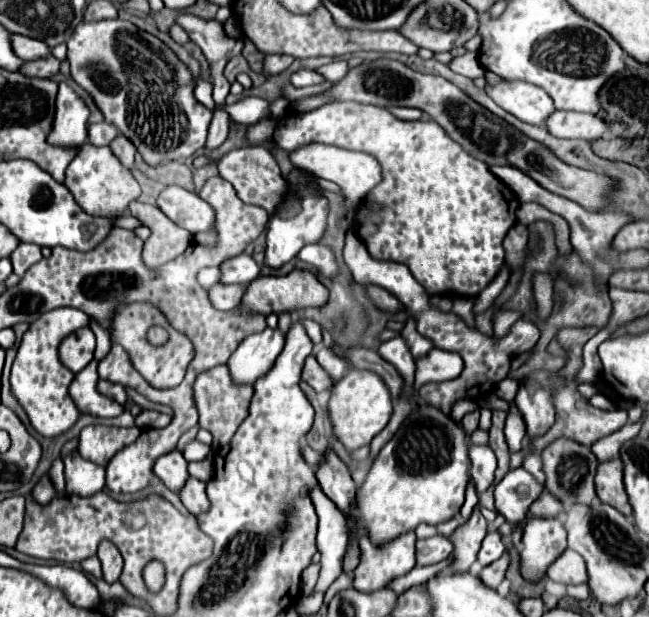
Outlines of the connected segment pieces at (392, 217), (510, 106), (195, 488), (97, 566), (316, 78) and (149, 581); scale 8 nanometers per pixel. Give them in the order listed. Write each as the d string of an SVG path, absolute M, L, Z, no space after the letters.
M338 101L322 105L308 113L292 113L280 119L274 141L284 151L294 151L300 145L320 141L336 147L364 151L374 155L382 165L382 183L370 191L366 201L378 201L382 211L358 213L358 237L366 243L368 251L376 259L388 259L404 263L416 281L424 285L430 295L458 295L476 297L498 273L504 263L504 235L516 223L516 209L520 205L514 191L490 173L488 165L474 159L454 139L428 121L402 121L390 115L388 109L362 105L356 101Z
M502 81L494 87L486 85L486 93L504 111L530 125L544 127L546 119L556 109L554 101L550 99L550 95L546 95L546 91L524 81Z
M194 477L188 479L186 487L182 487L182 491L178 495L180 495L182 503L186 505L186 509L192 515L202 515L202 513L206 513L210 509L210 499L208 499L208 495L204 491L204 483L194 479Z
M97 556L90 557L82 561L81 566L83 566L83 571L86 574L92 575L96 579L102 578L102 568L101 563Z
M300 69L292 75L292 85L294 87L306 87L306 85L316 85L316 83L324 83L326 77L316 73L316 71L308 71L308 69Z
M152 561L144 569L144 581L150 591L158 591L164 585L164 567L158 561Z

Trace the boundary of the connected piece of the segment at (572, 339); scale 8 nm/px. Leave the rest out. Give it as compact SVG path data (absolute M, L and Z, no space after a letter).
M562 327L558 331L558 341L562 343L562 347L568 353L568 363L562 369L562 373L566 377L574 377L578 367L582 367L582 347L584 343L596 333L596 327L588 327L588 329L570 329L570 327Z

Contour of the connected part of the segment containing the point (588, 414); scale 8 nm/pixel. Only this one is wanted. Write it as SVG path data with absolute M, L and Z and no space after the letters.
M570 383L570 385L562 387L562 389L558 391L558 395L554 395L554 405L556 405L556 423L554 423L554 427L548 431L548 435L542 435L542 437L538 437L538 439L532 439L532 441L528 443L528 447L522 449L520 453L512 453L512 455L510 455L510 469L518 469L518 467L522 465L522 461L524 461L526 453L530 453L530 451L542 451L548 443L552 443L552 441L558 439L558 437L570 437L570 439L574 439L574 441L578 441L578 443L582 443L582 445L586 445L586 447L590 447L594 441L598 441L598 439L602 439L602 437L606 437L606 435L610 435L610 433L622 429L622 427L628 423L628 413L626 413L624 409L602 411L602 409L592 407L592 405L588 403L588 399L584 399L584 397L578 393L576 383Z

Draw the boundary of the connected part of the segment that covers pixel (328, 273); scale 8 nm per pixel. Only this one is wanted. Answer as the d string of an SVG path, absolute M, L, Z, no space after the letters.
M310 243L306 245L300 253L298 253L298 259L316 267L320 275L328 277L328 279L334 279L338 277L338 263L336 263L336 255L330 247L322 245L322 243Z

